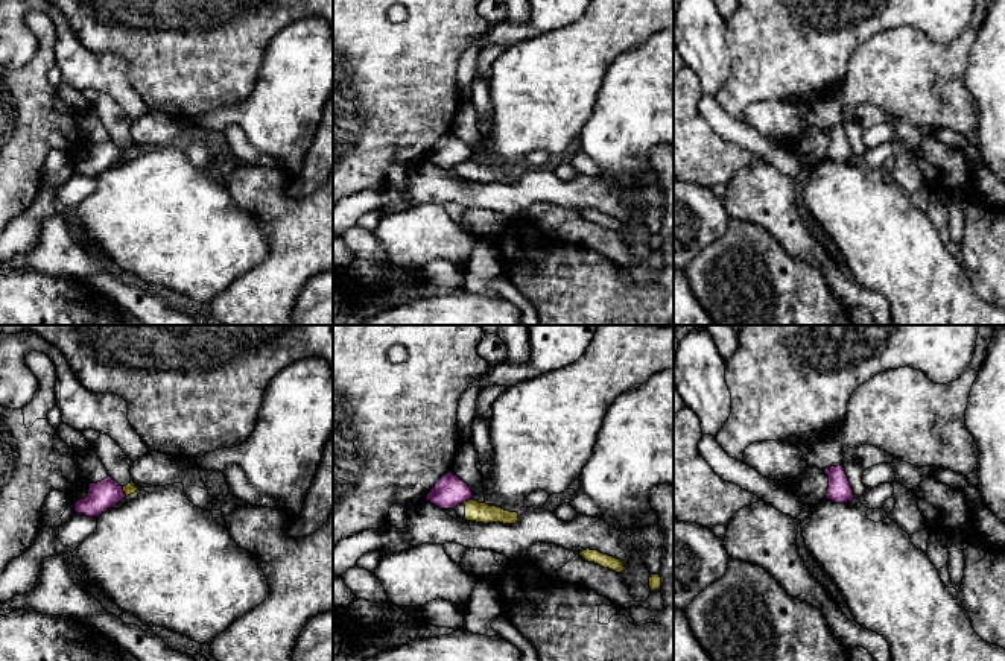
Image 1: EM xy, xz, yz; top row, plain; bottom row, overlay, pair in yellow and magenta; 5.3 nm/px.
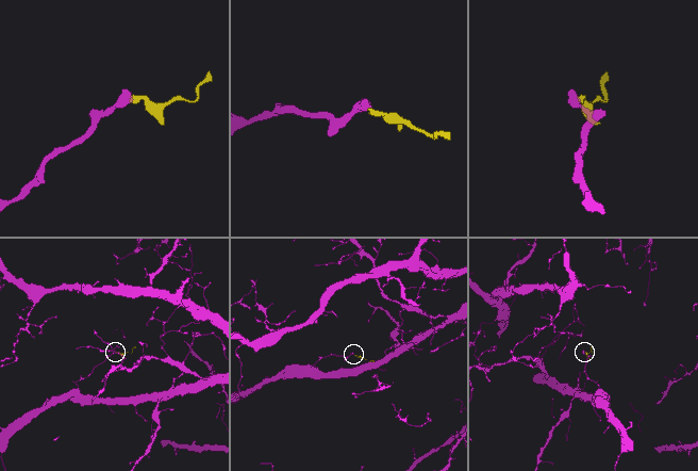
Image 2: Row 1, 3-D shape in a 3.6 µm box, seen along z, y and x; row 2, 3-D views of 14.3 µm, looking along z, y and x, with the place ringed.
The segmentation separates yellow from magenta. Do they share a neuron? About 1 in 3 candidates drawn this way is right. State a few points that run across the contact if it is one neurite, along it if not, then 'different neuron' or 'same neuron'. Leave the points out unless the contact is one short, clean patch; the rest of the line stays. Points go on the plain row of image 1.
xy (122, 146), (126, 155) | different neuron

